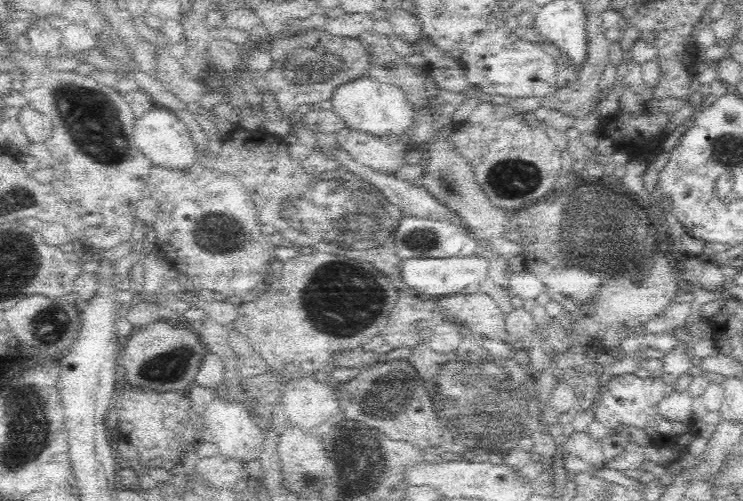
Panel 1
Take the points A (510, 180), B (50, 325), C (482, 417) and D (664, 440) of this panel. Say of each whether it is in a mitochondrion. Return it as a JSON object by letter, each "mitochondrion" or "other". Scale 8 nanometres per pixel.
{"A":"mitochondrion","B":"mitochondrion","C":"mitochondrion","D":"other"}

